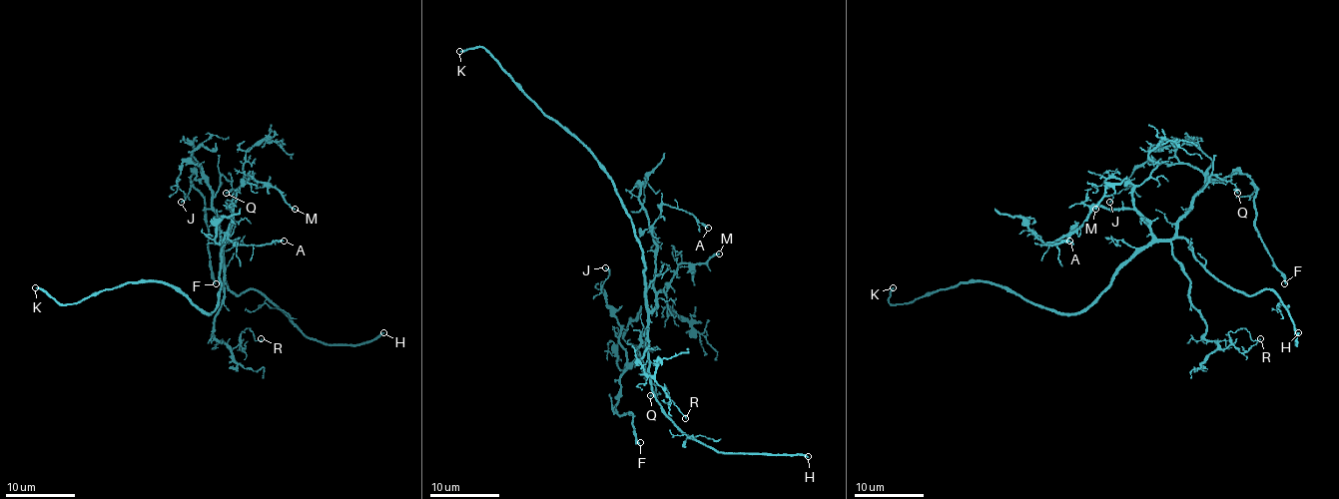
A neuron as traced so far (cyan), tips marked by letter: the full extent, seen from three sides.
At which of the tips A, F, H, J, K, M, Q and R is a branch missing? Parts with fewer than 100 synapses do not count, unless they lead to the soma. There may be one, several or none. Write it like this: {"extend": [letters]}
{"extend": ["H", "K"]}

